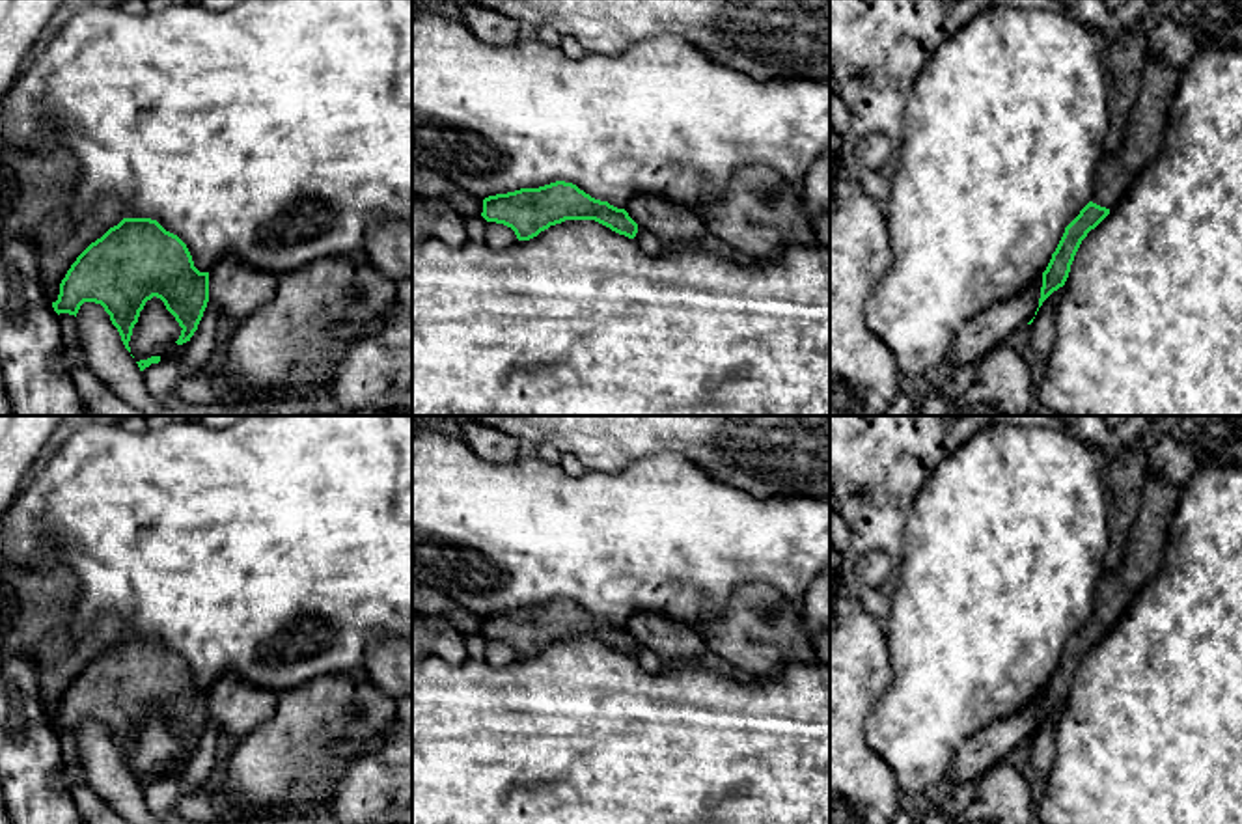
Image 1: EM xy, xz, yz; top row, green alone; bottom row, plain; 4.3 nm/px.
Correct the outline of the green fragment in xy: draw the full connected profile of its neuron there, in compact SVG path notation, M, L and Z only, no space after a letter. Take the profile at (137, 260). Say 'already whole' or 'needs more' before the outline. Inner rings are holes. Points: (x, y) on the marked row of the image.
already whole; M123 218L76 257L60 283L60 295L52 302L52 308L58 315L69 313L76 317L84 302L101 304L117 328L125 349L131 352L132 328L145 302L153 296L164 302L166 309L183 328L175 341L183 345L198 330L207 308L209 272L200 272L186 244L177 235L166 231L157 220Z

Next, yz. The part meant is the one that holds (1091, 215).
needs more; M1147 62L1141 73L1138 99L1130 110L1121 145L1102 155L1093 173L1091 201L1065 227L1065 233L1042 272L1039 308L1065 285L1074 255L1091 229L1095 229L1119 203L1141 170L1158 157L1171 103L1182 71L1162 62Z

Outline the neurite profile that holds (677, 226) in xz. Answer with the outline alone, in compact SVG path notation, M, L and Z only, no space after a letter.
M655 194L634 196L625 211L638 226L653 231L669 248L696 246L697 240L709 237L697 211Z

